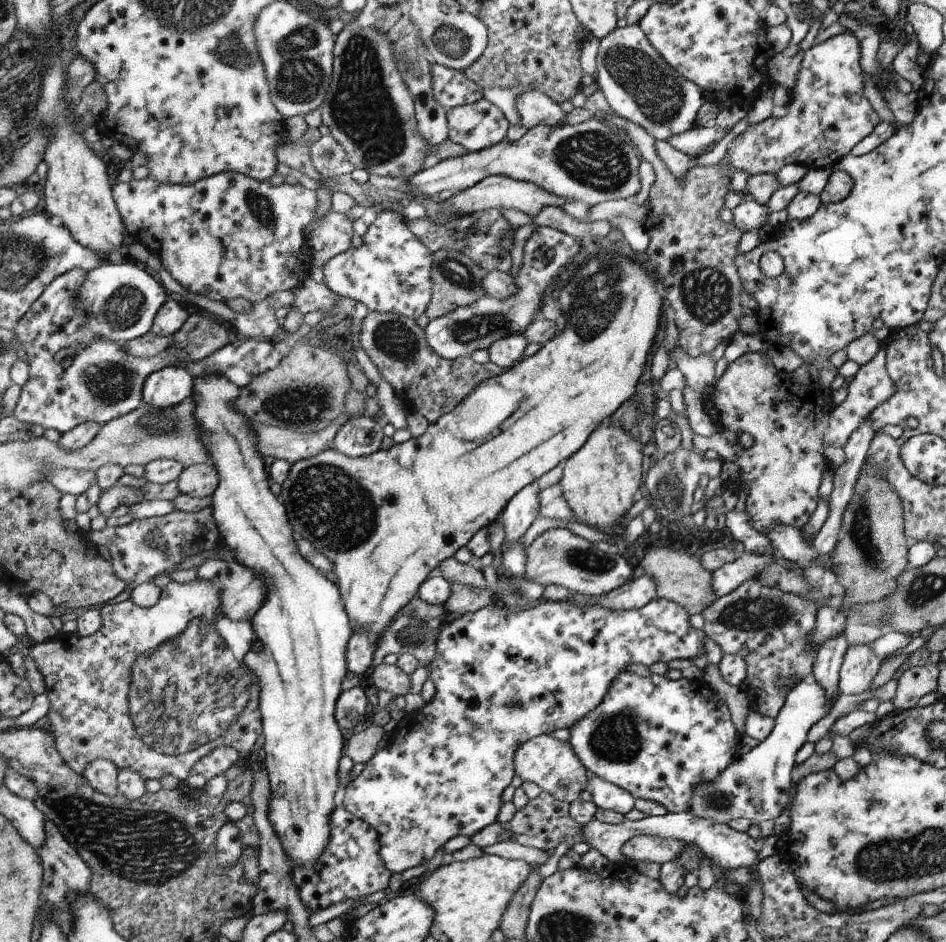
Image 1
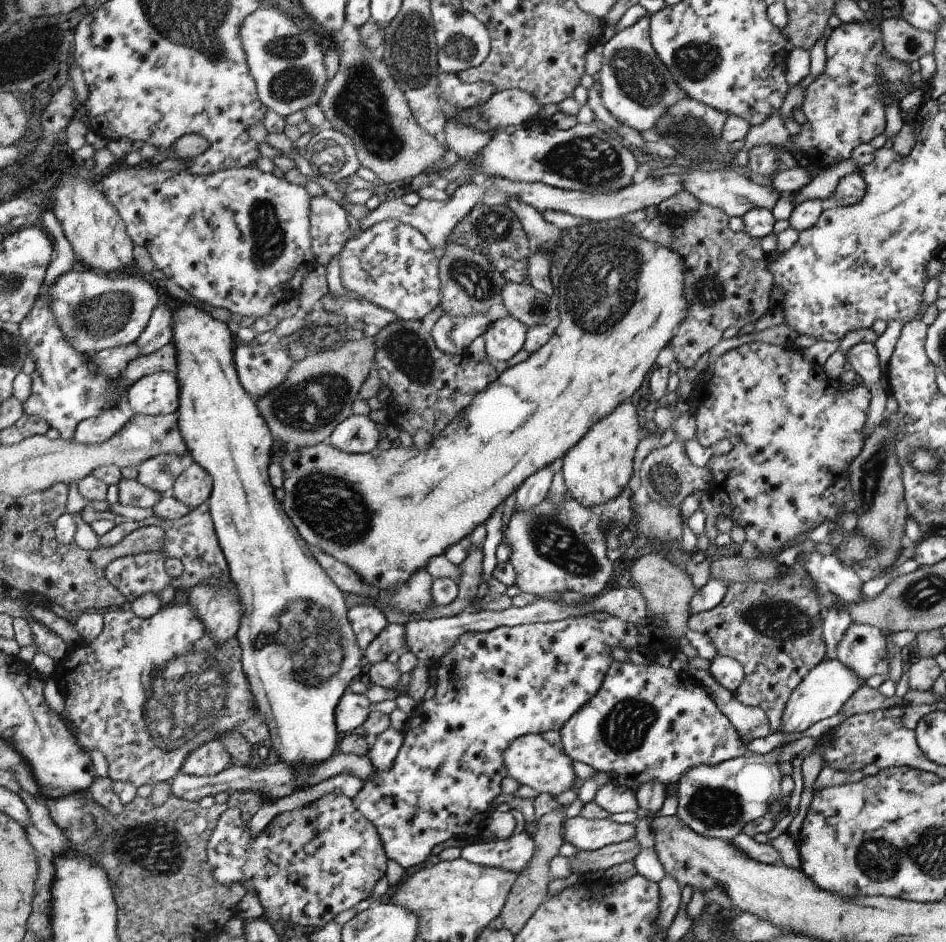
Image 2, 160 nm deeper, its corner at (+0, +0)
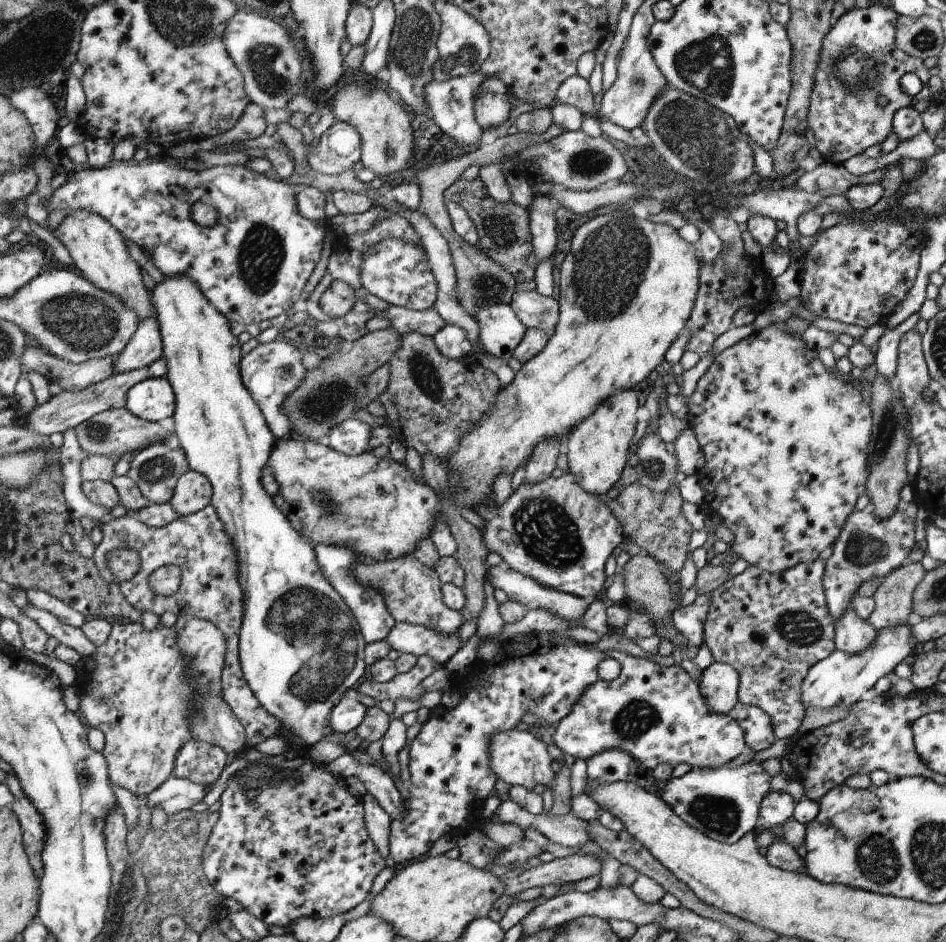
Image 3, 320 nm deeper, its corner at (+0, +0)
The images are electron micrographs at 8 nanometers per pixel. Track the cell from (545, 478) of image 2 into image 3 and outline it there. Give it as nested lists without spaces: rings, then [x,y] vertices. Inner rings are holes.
[[[548,437],[541,440],[525,464],[524,481],[536,484],[548,478],[556,468],[556,460],[561,456],[560,450],[562,450],[560,439]]]

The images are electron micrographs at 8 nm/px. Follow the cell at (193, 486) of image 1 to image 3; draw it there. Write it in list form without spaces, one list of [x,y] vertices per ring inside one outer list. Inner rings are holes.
[[[189,469],[178,478],[169,503],[179,516],[192,515],[212,504],[212,496],[209,477]]]

